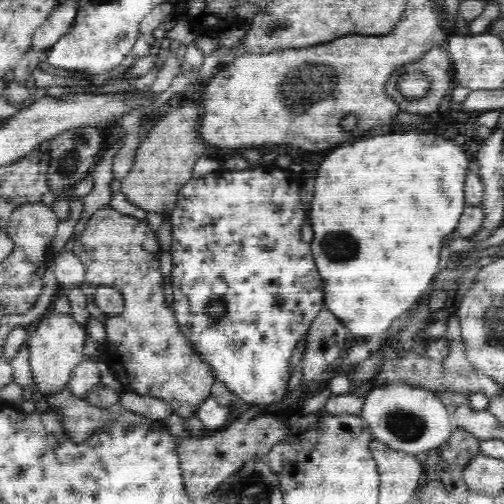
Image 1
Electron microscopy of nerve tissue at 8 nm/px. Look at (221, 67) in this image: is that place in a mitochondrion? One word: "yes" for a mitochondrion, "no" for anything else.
no

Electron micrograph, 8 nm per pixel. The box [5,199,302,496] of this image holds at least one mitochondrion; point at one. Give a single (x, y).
(217, 456)

